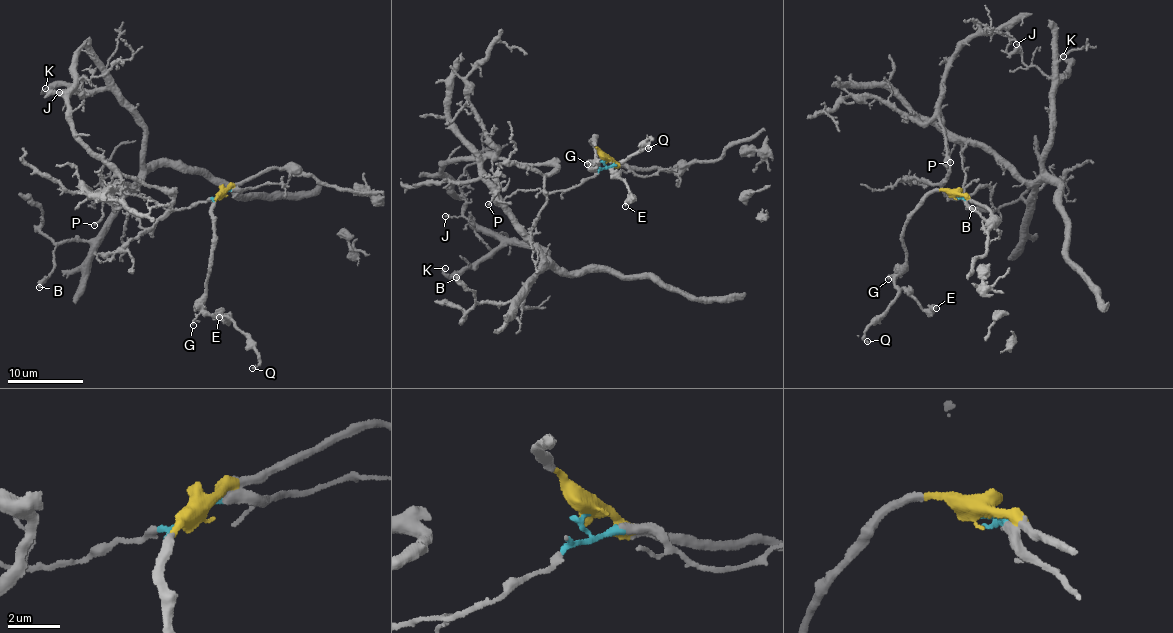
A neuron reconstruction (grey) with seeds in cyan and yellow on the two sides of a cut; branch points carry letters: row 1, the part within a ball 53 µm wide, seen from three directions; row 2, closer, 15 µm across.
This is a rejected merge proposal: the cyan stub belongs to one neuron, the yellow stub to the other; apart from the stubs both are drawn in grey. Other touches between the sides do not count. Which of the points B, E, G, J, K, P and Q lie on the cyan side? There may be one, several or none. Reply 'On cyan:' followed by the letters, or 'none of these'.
On cyan: B, J, K, P

